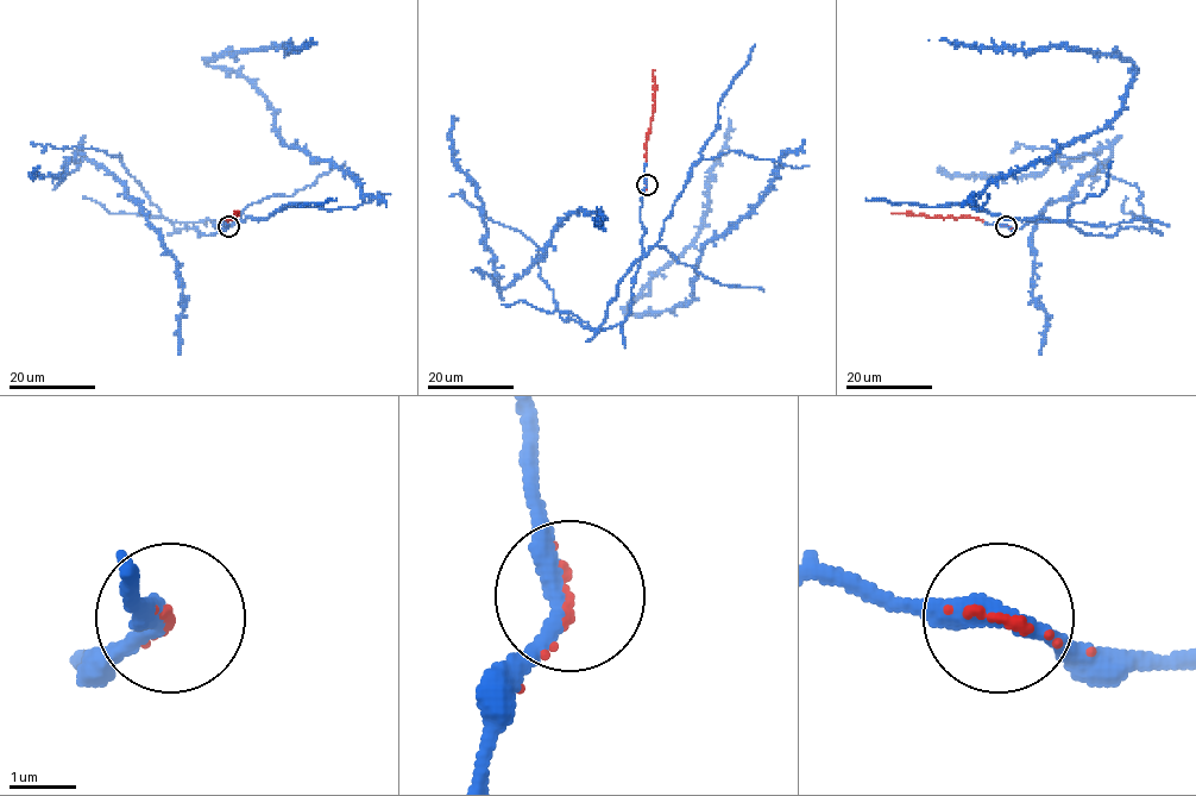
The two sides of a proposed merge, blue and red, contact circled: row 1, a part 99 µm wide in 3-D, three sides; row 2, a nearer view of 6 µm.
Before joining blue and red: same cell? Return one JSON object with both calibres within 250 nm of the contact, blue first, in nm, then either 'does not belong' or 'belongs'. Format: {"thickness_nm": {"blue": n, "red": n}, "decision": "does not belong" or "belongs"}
{"thickness_nm": {"blue": 320, "red": 100}, "decision": "belongs"}

